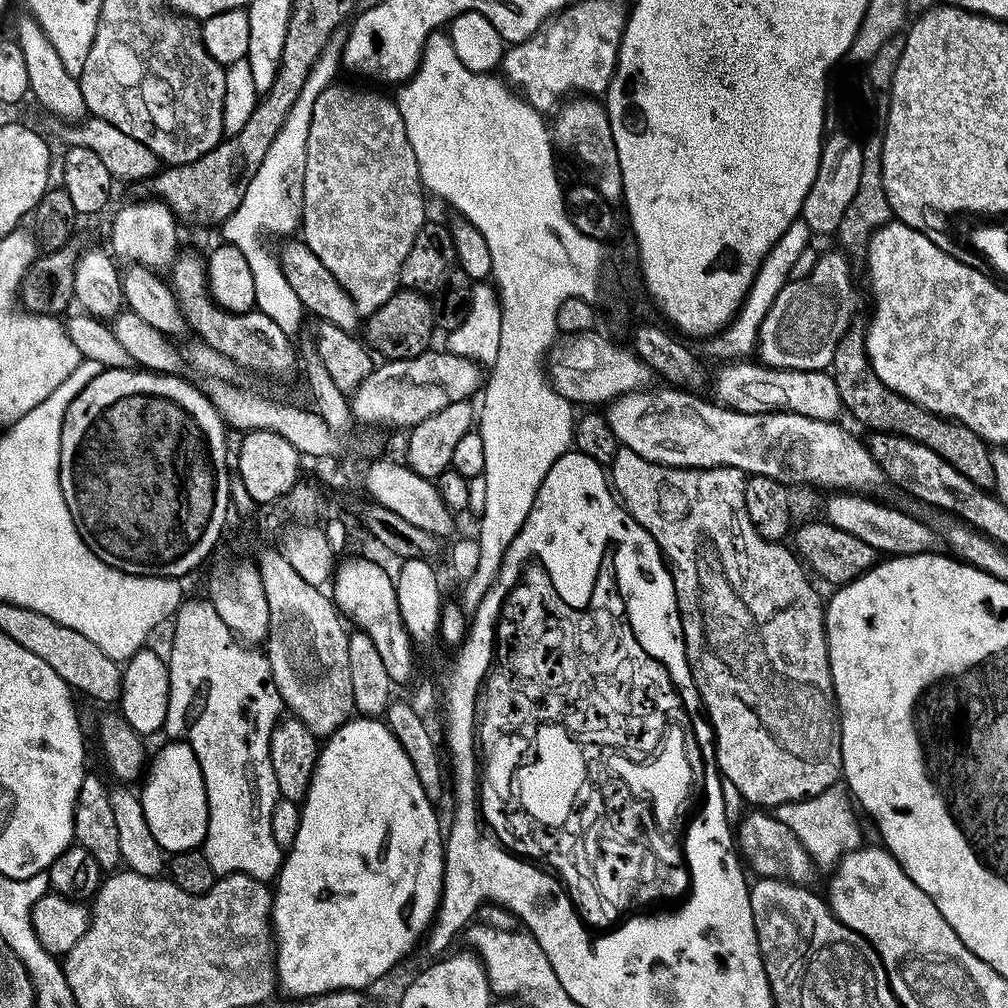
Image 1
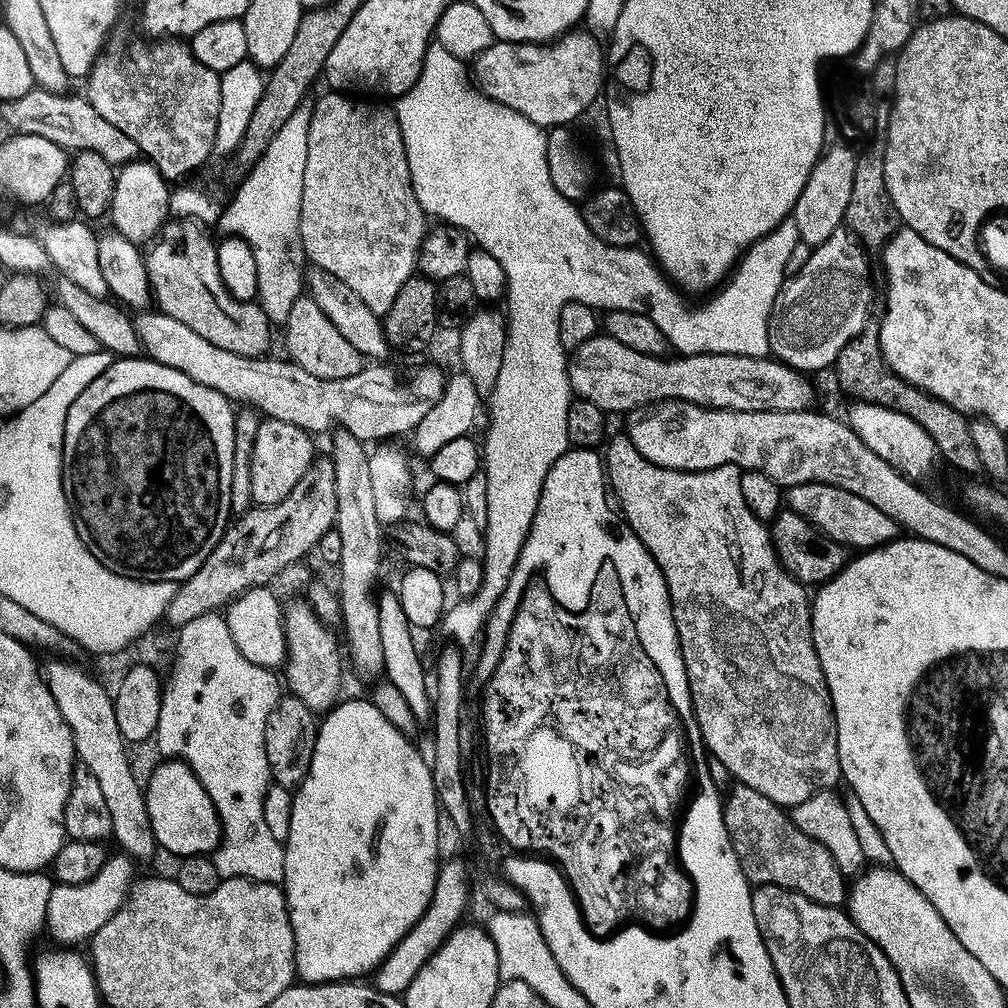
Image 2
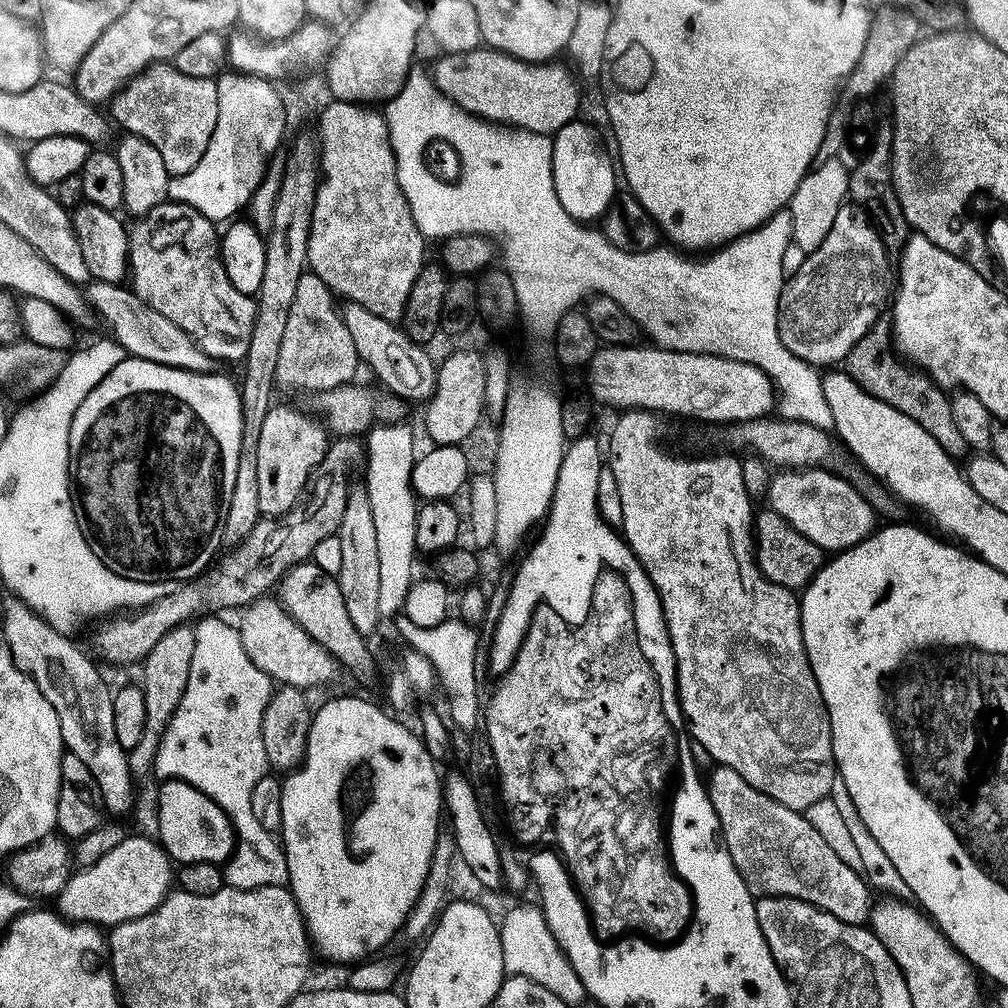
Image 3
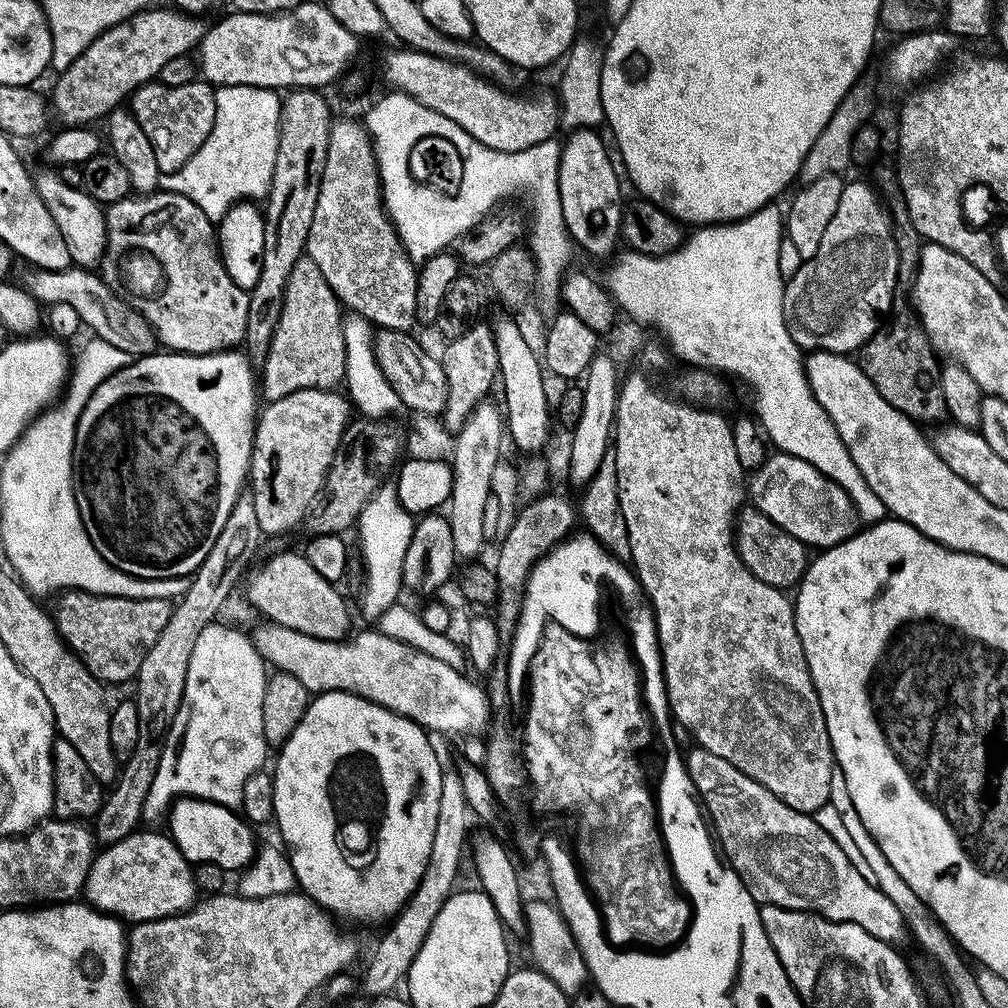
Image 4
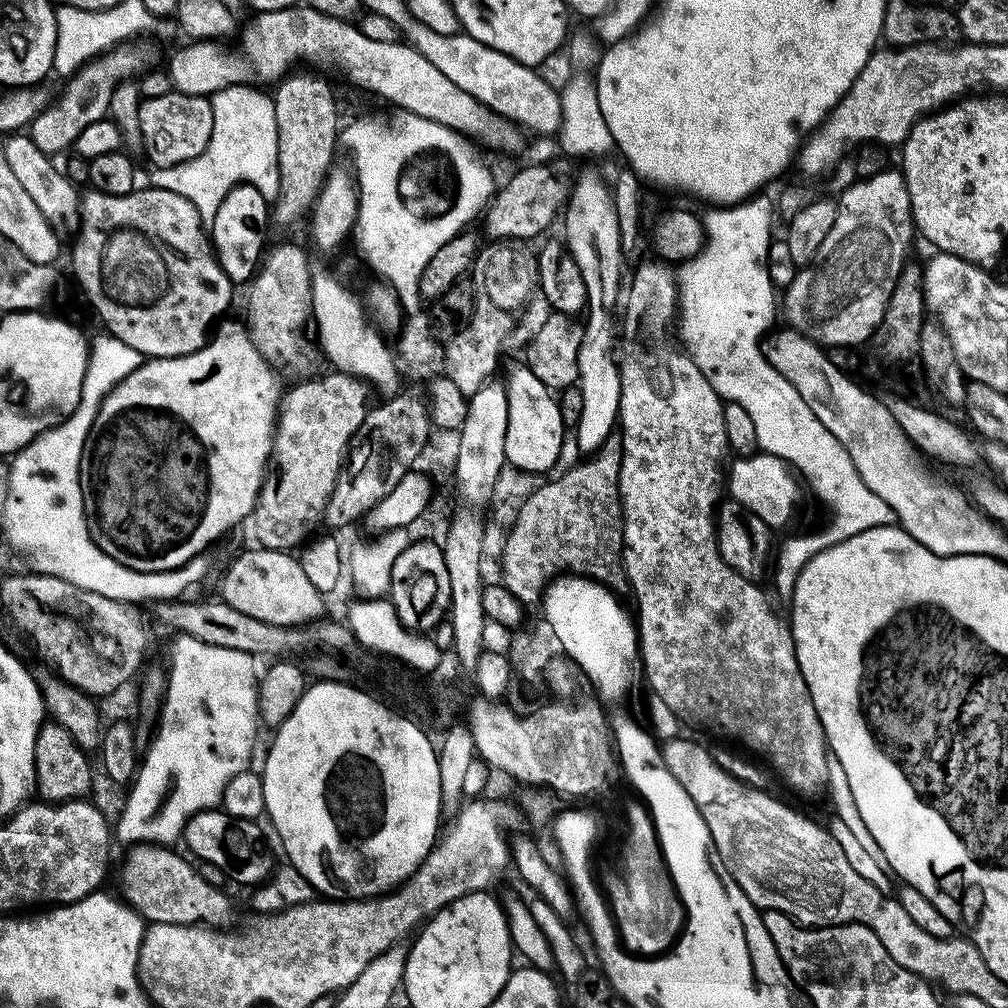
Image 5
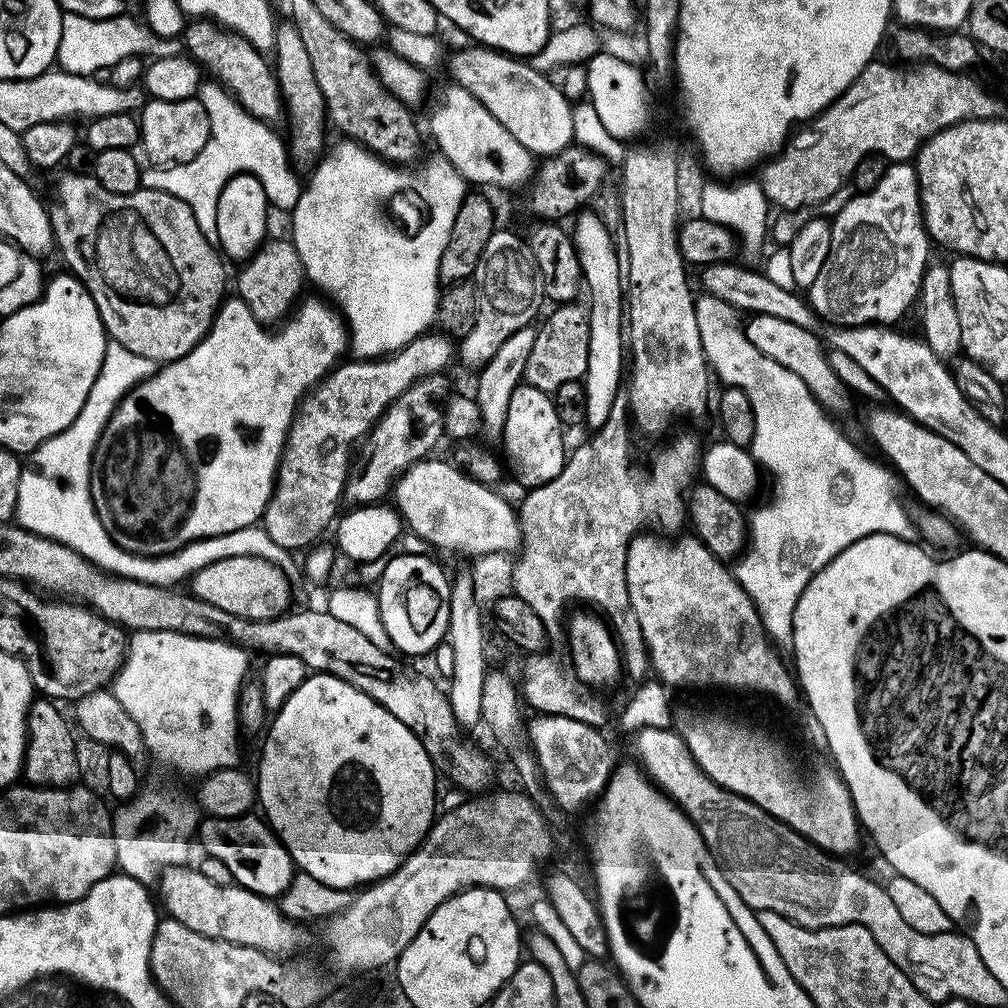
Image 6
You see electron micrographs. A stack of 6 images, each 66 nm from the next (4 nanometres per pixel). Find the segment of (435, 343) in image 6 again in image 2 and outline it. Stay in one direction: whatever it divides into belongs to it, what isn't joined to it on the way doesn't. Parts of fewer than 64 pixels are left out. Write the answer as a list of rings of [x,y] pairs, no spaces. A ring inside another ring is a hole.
[[[261,419],[258,426],[258,442],[254,446],[254,458],[250,466],[250,484],[252,486],[252,498],[257,505],[271,506],[282,502],[298,486],[298,478],[306,474],[306,470],[312,465],[314,453],[312,453],[313,437],[290,422],[273,419]]]

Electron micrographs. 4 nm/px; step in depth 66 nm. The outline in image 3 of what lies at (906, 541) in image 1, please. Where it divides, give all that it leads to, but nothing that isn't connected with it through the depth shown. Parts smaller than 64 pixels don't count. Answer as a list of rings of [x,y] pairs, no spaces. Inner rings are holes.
[[[819,466],[777,471],[768,481],[766,501],[767,507],[786,518],[798,534],[806,534],[825,553],[835,554],[872,535],[878,527],[878,513],[864,492],[860,493],[850,481],[826,469]]]

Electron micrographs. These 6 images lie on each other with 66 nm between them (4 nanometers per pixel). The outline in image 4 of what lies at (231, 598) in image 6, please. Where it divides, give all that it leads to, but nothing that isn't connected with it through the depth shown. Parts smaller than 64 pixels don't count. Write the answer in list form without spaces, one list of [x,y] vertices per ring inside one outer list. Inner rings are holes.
[[[284,552],[278,554],[252,574],[250,572],[247,580],[248,600],[264,615],[262,617],[267,621],[318,639],[326,639],[326,641],[343,641],[349,635],[350,612],[343,596],[336,590],[338,588],[332,582],[318,574],[318,571],[311,566],[303,553]]]

